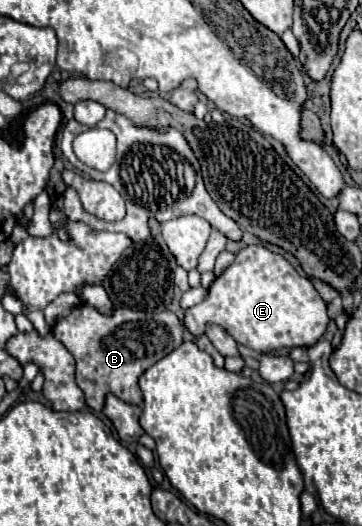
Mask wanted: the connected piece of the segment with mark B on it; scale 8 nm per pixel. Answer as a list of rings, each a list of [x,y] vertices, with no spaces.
[[[82,304],[54,326],[56,338],[76,358],[76,382],[86,394],[86,404],[100,412],[108,392],[116,394],[128,404],[142,404],[138,378],[144,370],[168,356],[180,342],[184,342],[184,324],[170,310],[140,312],[118,308],[114,316],[104,316],[92,306]]]

